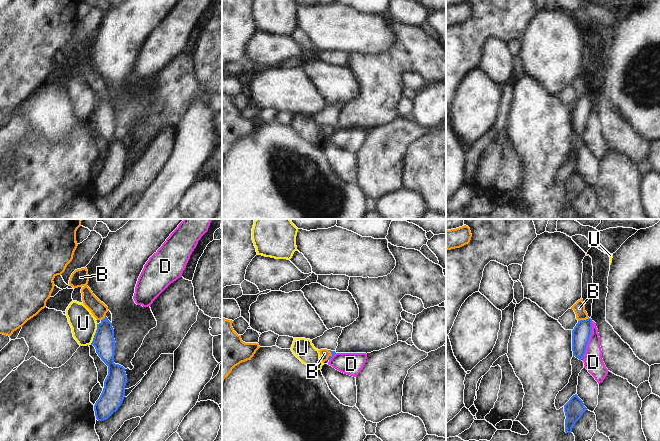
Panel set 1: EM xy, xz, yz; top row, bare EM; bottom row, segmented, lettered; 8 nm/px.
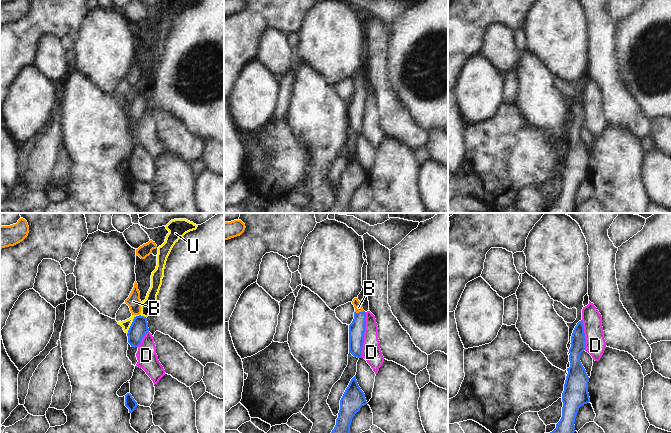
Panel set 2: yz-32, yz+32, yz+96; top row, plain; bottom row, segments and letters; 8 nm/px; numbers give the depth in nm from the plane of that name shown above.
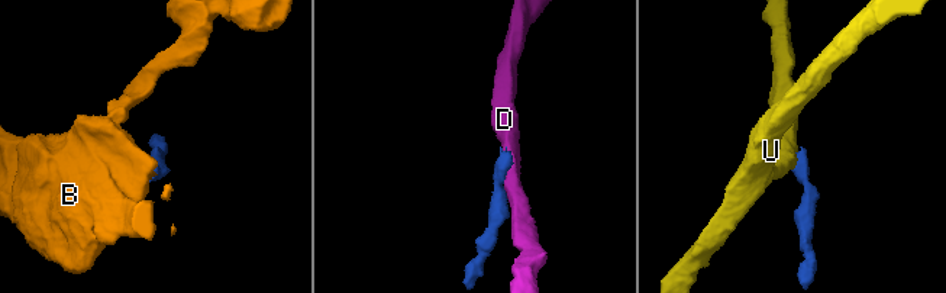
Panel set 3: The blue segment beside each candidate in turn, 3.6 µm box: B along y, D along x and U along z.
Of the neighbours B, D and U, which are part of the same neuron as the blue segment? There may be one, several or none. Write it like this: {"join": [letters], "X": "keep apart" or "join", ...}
{"join": ["B"], "B": "join", "D": "keep apart", "U": "keep apart"}

